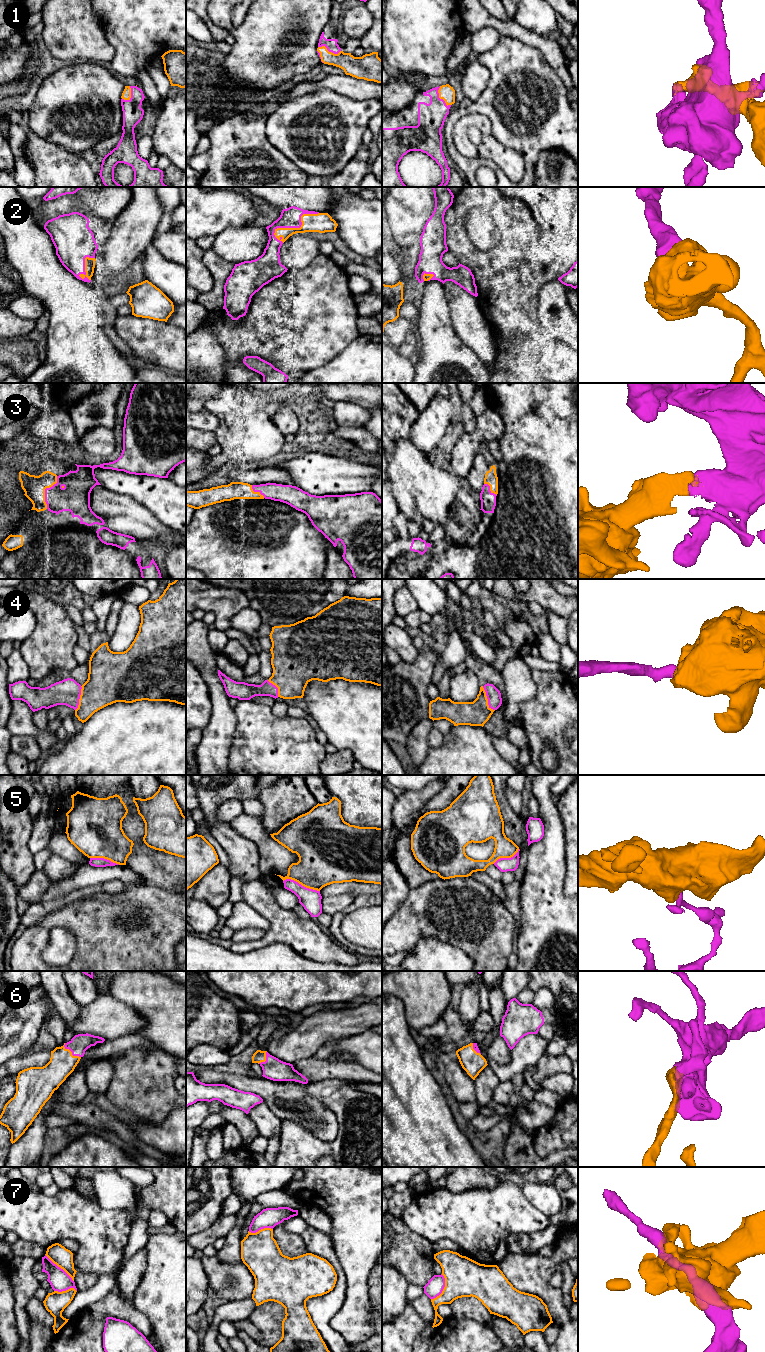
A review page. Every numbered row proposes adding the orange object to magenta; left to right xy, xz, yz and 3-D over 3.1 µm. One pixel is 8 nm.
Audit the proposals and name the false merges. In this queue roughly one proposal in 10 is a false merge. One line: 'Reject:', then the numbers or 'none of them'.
Reject: 5, 7

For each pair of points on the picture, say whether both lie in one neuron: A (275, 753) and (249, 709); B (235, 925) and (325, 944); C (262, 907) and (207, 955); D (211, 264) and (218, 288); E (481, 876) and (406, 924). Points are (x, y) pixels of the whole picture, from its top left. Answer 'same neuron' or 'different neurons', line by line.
A: same neuron
B: different neurons
C: different neurons
D: same neuron
E: different neurons

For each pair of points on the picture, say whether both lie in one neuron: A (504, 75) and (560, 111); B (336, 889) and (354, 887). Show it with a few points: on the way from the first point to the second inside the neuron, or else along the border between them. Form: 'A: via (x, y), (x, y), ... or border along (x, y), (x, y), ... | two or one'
A: via (518, 89), (540, 111), (546, 111) | one
B: via (340, 888), (350, 887) | one

